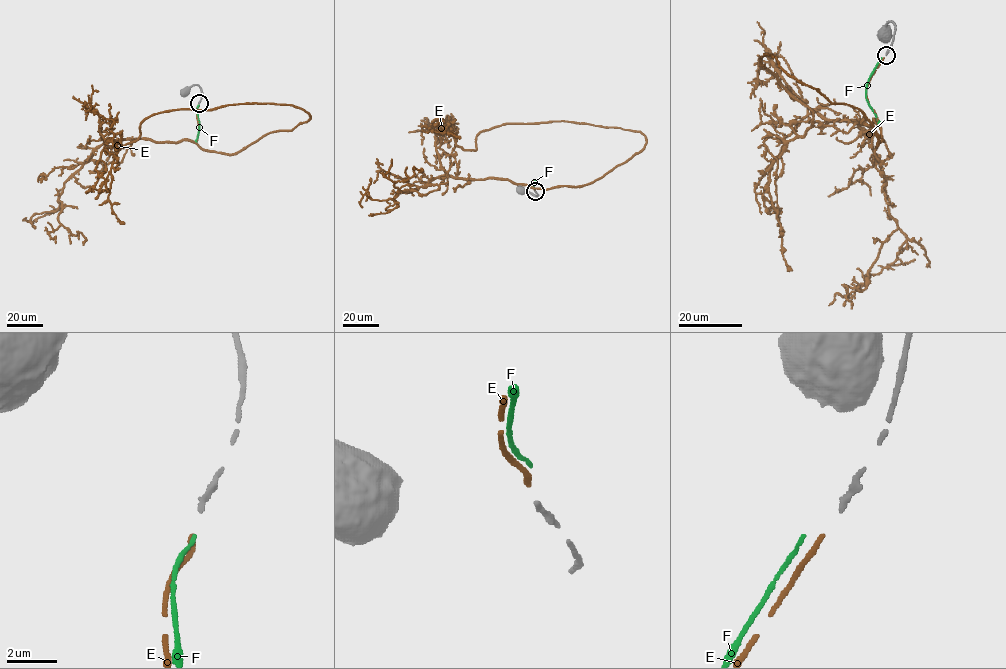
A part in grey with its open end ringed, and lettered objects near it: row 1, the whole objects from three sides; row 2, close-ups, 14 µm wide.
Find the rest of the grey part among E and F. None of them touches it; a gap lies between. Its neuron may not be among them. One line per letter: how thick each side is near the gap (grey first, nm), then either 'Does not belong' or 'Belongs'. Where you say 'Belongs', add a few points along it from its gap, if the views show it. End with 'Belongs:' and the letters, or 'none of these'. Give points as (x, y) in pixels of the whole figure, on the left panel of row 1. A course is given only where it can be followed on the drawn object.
E: Thickness 220 nm (grey) against 220 nm. Belongs. Its course: (198, 105), (196, 143), (226, 154), (310, 118), (303, 110), (282, 104), (177, 110)
F: Thickness 220 nm (grey) against 130 nm. Does not belong
Belongs: E

